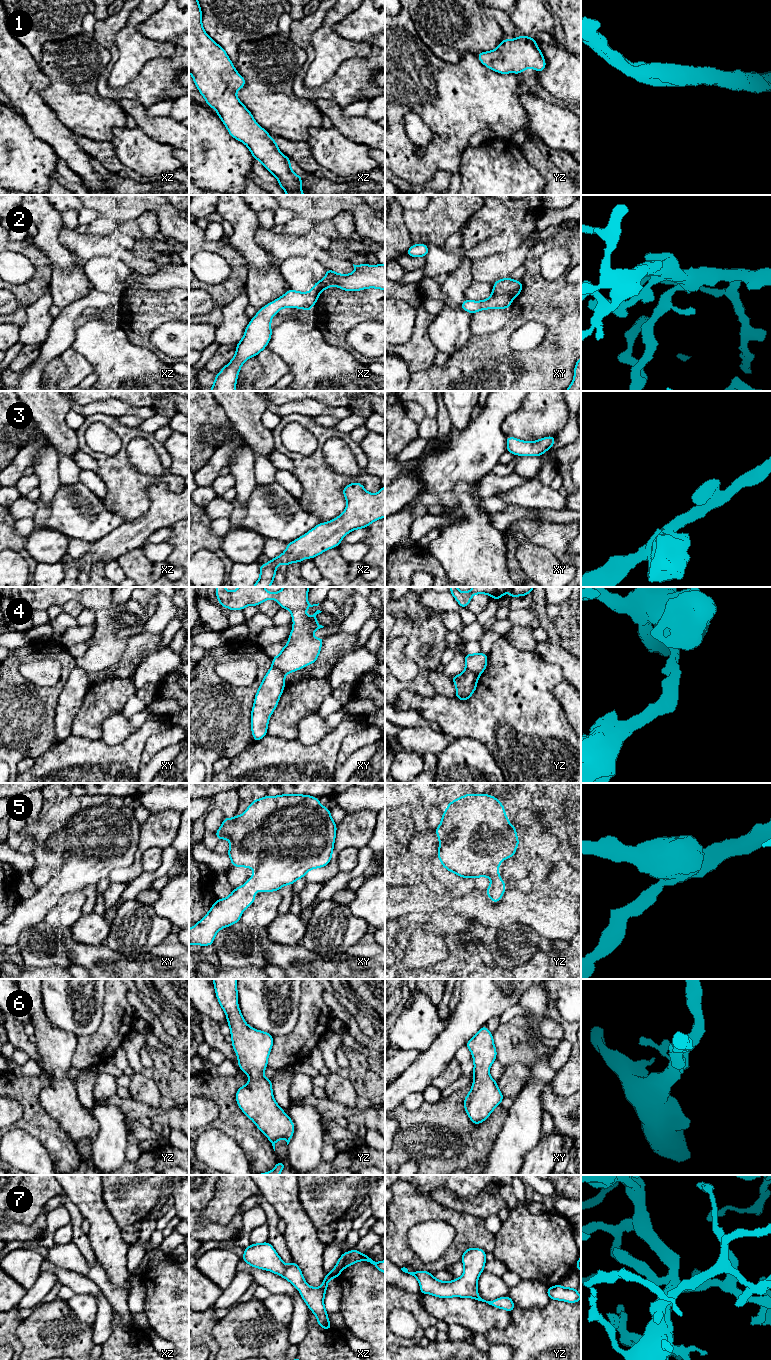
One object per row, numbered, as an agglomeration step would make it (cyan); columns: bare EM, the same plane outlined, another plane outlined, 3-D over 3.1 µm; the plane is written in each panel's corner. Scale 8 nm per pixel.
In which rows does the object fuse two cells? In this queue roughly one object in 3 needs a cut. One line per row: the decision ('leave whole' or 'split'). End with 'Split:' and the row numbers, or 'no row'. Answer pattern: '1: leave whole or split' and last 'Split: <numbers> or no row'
1: leave whole
2: leave whole
3: leave whole
4: split
5: leave whole
6: leave whole
7: leave whole
Split: 4

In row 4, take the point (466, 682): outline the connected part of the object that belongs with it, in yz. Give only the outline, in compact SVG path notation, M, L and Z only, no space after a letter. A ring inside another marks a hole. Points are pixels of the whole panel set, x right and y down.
M465 669L461 674L451 677L457 689L455 697L467 701L476 690L479 675Z

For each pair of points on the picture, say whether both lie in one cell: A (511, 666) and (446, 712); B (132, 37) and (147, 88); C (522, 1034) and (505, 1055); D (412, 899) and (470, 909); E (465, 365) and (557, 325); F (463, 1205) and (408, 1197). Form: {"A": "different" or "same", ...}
{"A": "same", "B": "different", "C": "same", "D": "same", "E": "same", "F": "different"}

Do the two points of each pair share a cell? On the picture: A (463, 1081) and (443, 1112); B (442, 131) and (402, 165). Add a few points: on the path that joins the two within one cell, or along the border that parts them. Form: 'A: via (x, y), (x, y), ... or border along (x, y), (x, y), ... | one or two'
A: border along (471, 1083), (441, 1099) | two
B: via (440, 143), (420, 163), (414, 163) | one

